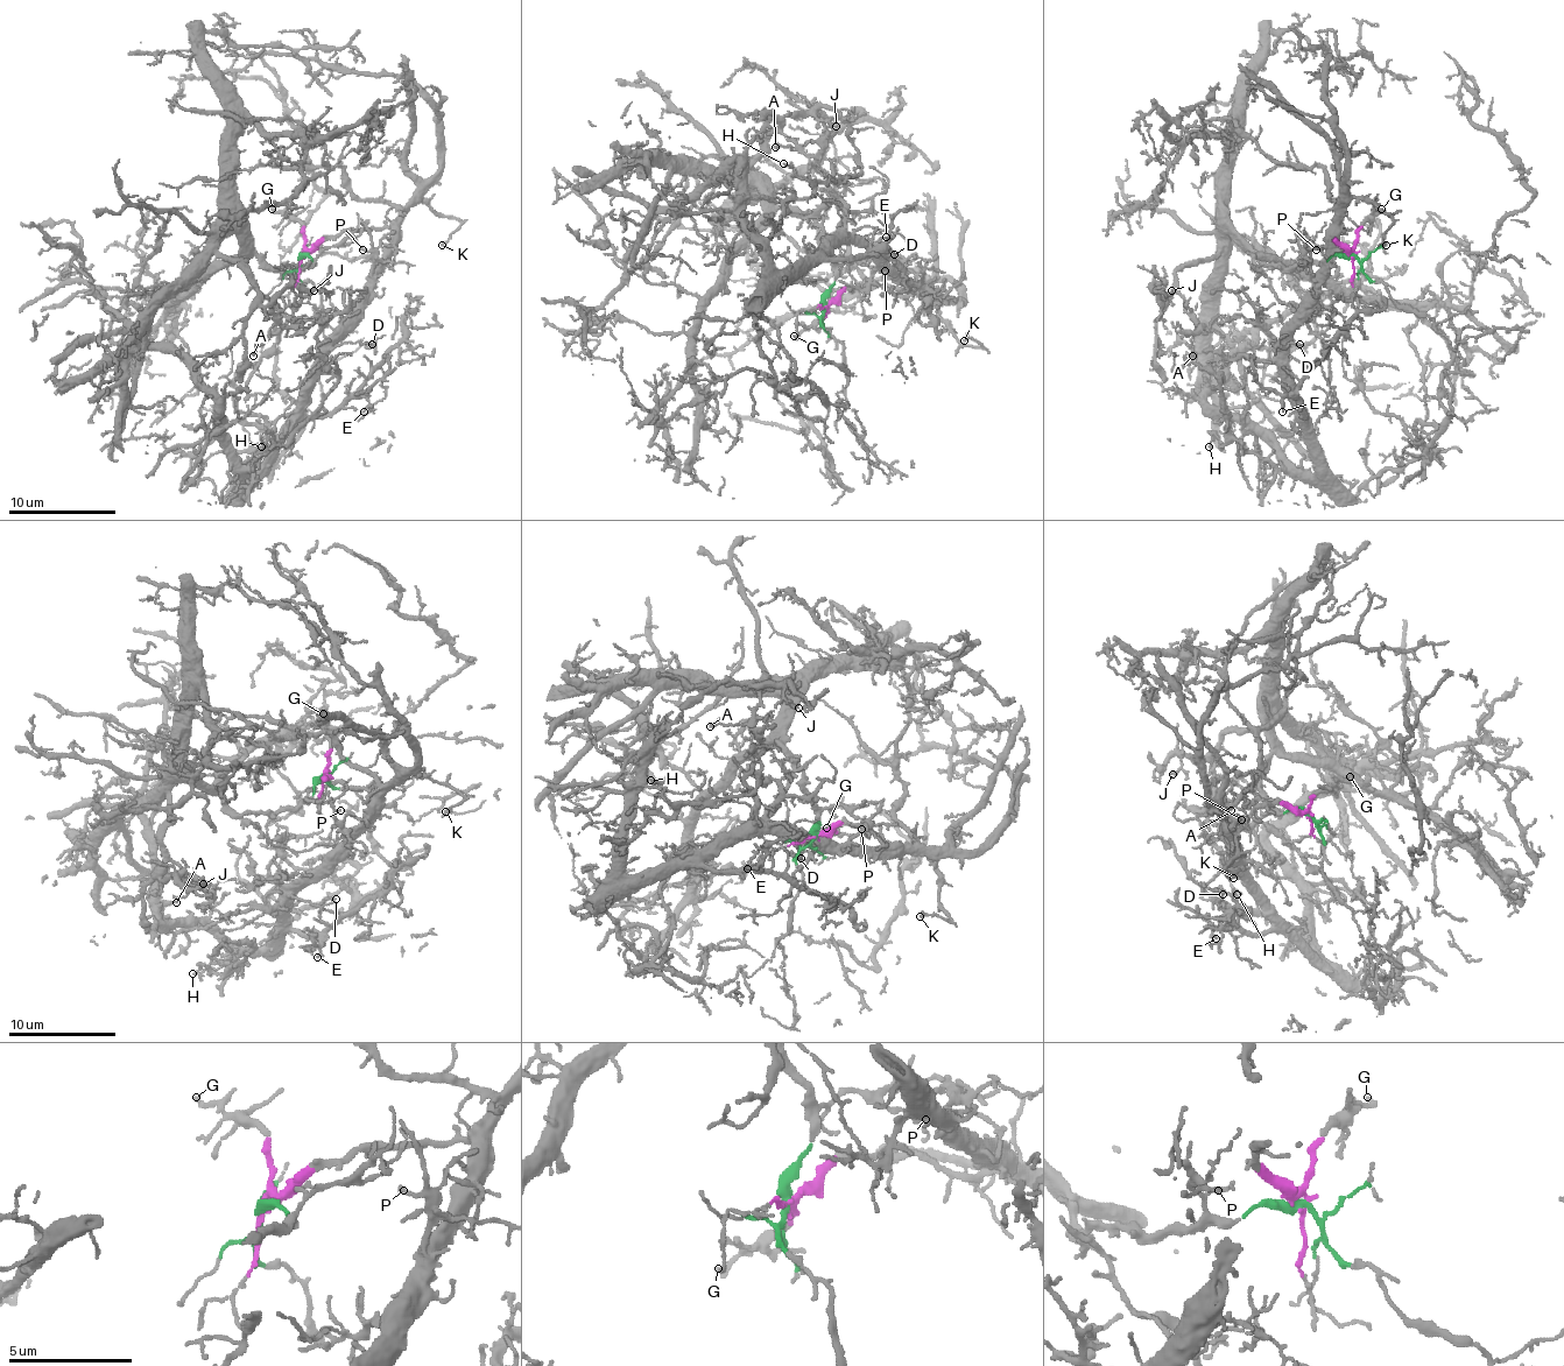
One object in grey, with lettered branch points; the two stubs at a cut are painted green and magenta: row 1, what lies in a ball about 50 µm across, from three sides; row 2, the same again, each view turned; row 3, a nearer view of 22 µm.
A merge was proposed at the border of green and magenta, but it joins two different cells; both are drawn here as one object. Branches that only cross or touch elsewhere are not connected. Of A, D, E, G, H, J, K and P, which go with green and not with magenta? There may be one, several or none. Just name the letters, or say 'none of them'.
A, J

